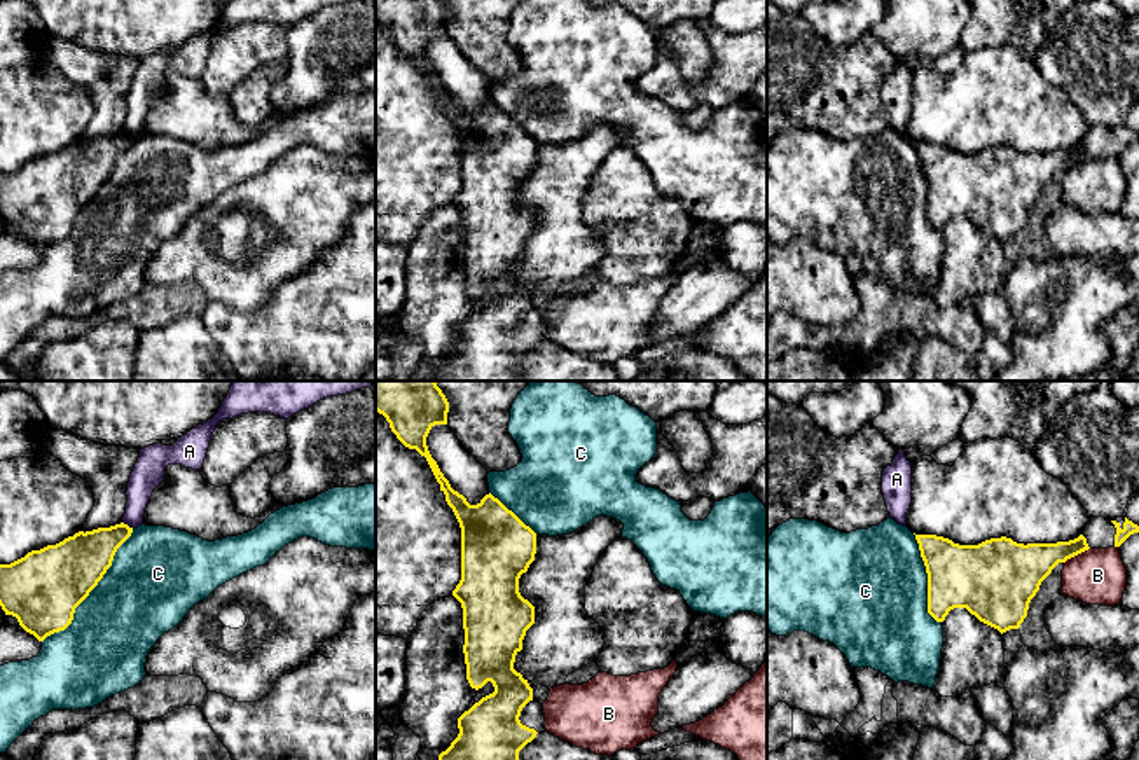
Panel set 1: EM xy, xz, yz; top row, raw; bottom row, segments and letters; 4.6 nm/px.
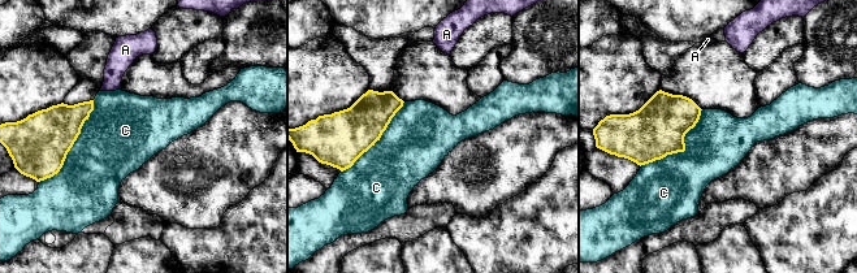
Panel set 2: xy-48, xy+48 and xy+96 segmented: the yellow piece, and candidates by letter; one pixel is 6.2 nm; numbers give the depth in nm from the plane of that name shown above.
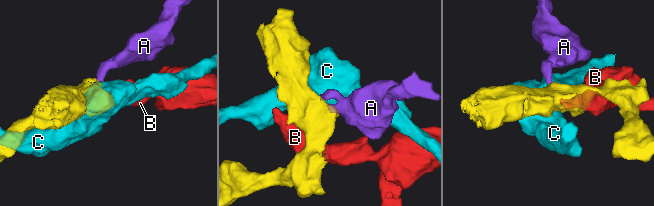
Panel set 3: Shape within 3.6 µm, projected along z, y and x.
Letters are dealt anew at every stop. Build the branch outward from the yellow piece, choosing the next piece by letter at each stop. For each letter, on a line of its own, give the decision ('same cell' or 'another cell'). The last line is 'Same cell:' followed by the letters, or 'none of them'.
A: another cell
B: another cell
C: another cell
Same cell: none of them

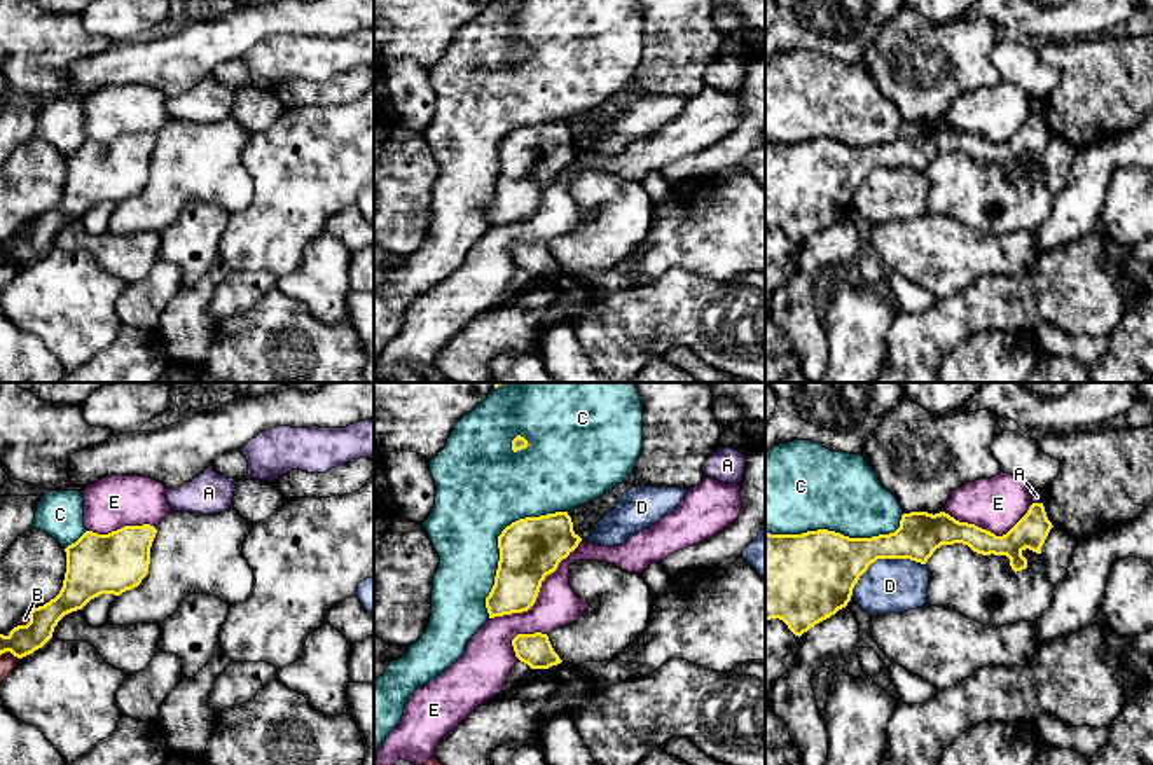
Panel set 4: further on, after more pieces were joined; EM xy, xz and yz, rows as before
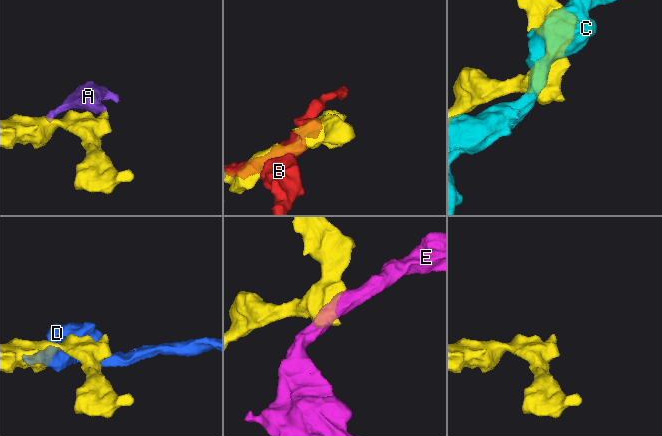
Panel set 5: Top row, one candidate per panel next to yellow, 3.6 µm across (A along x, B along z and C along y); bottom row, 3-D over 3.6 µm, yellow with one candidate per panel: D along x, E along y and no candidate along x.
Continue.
A: another cell
B: another cell
C: another cell
D: another cell
E: another cell
Same cell: none of them

